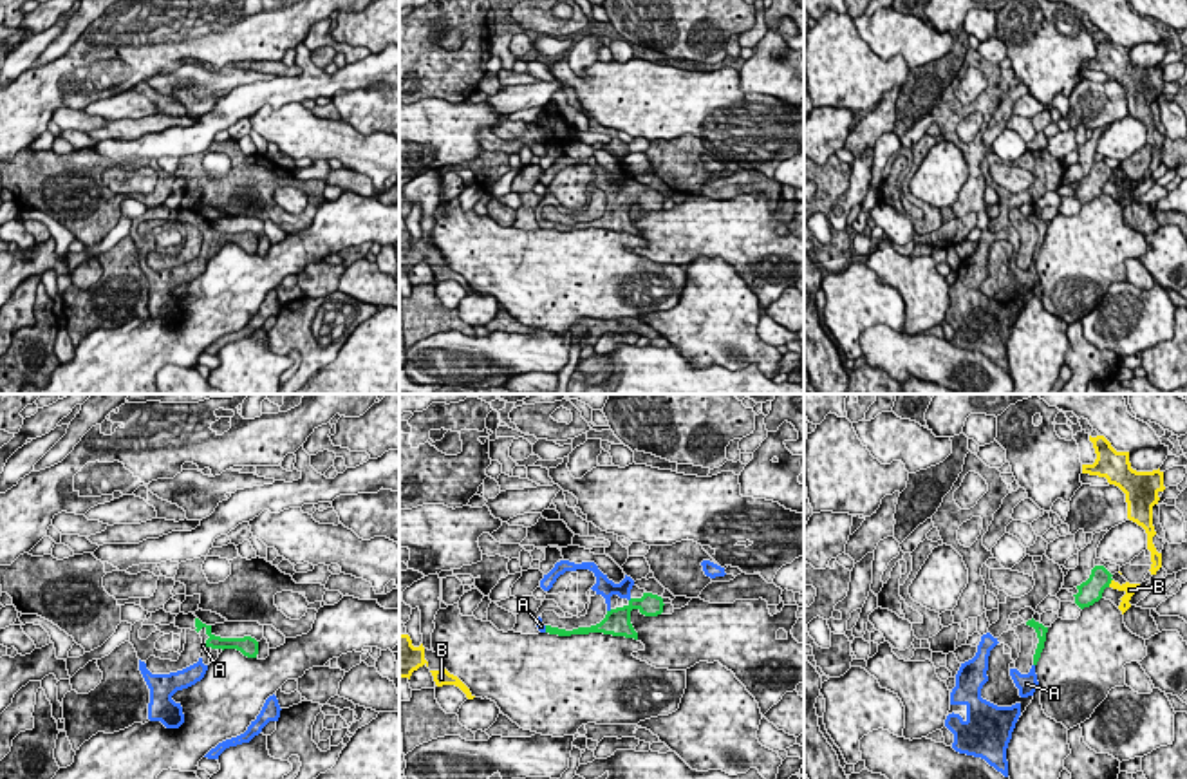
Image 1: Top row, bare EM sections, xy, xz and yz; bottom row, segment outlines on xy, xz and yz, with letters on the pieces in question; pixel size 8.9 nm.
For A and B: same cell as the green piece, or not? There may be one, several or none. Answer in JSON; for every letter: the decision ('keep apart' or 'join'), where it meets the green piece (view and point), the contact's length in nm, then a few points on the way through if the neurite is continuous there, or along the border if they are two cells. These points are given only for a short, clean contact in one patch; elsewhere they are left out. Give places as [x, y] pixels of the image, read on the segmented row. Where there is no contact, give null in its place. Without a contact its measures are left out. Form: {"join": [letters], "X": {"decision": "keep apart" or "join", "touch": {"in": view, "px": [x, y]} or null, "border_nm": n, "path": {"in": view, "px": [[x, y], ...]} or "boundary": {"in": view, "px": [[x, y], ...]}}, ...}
{"join": ["A"], "A": {"decision": "join", "touch": {"in": "xz", "px": [611, 610]}, "border_nm": 50}, "B": {"decision": "keep apart", "touch": {"in": "yz", "px": [1110, 582]}, "border_nm": 90, "boundary": {"in": "yz", "px": [[1112, 579], [1108, 586]]}}}

